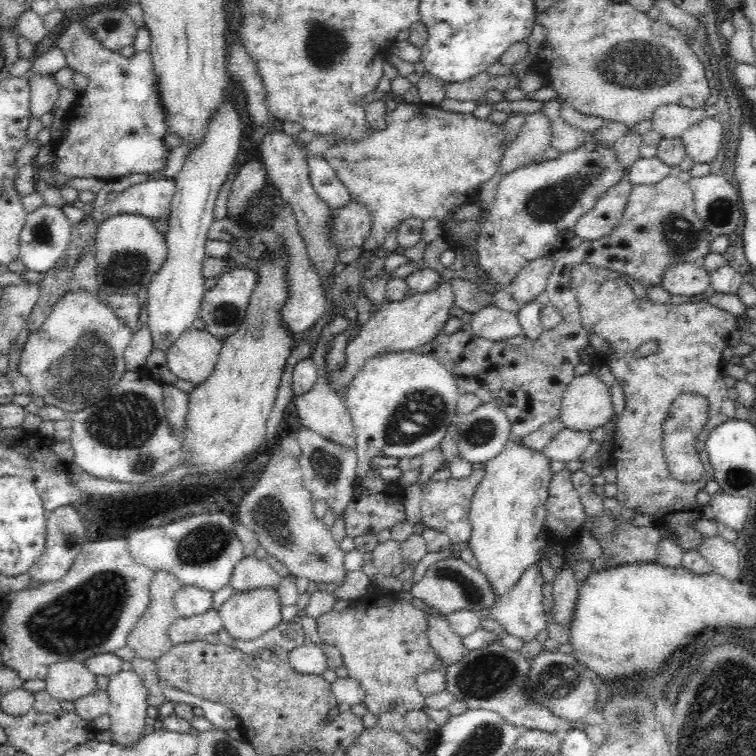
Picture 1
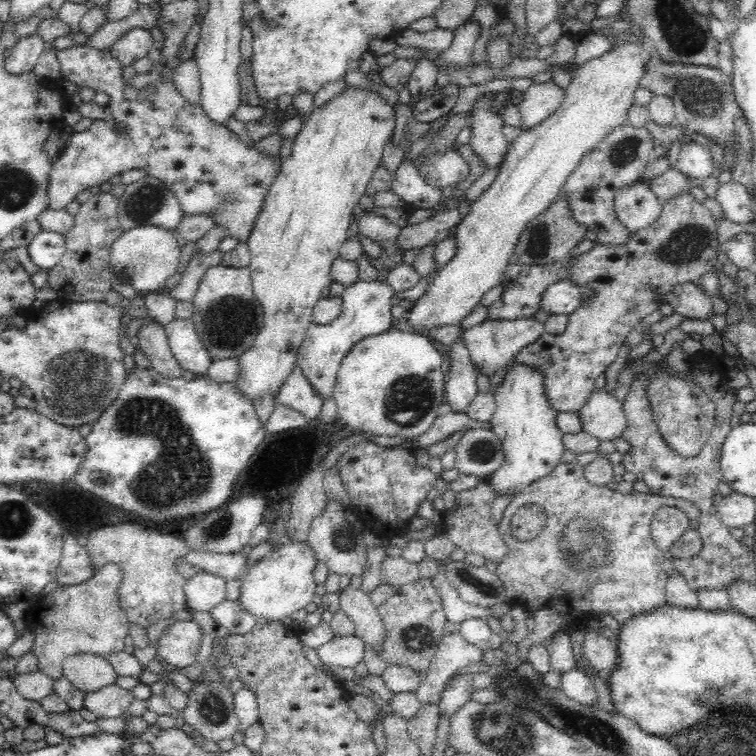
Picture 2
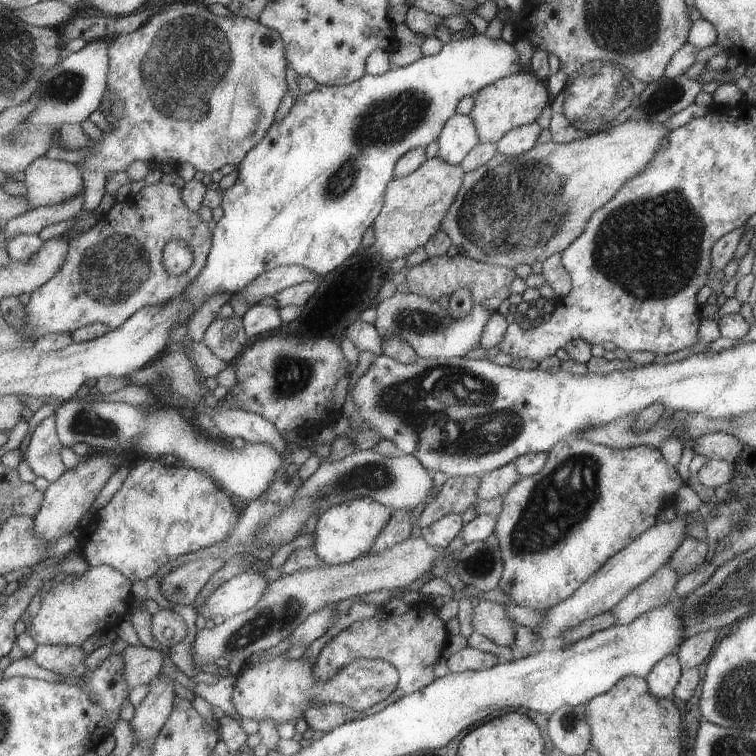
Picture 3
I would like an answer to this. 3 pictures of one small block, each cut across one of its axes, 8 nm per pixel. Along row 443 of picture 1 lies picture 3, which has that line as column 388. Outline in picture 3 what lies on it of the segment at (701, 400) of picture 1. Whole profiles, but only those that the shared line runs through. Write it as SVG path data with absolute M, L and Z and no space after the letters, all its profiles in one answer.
M285 654L276 657L268 657L257 663L244 662L244 666L236 676L236 683L233 689L232 703L237 714L242 719L258 721L272 720L276 726L284 725L290 720L300 719L313 706L323 703L340 704L354 710L364 711L373 705L389 698L399 684L398 670L389 662L381 659L358 658L351 661L346 667L338 670L329 680L317 681L314 675L314 666L308 664L306 657L298 660L289 660Z

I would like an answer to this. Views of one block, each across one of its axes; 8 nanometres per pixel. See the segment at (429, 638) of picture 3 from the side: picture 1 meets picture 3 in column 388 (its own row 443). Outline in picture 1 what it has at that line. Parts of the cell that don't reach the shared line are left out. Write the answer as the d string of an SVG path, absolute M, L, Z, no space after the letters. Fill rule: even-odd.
M578 264L578 266L574 266L574 270L572 270L570 274L572 288L576 291L576 298L578 299L578 304L580 308L581 320L583 323L583 328L589 334L598 335L598 337L604 339L606 343L610 344L612 347L612 353L610 355L606 355L608 366L610 367L610 371L612 371L612 375L614 375L615 381L617 381L622 387L624 394L624 410L622 415L618 417L616 420L613 420L615 417L612 416L612 420L610 420L610 424L606 424L606 426L610 426L611 428L615 428L617 432L618 438L612 445L612 465L617 470L617 484L618 492L615 496L616 500L619 502L619 506L630 508L630 510L639 510L643 514L651 515L651 514L676 514L676 512L694 512L694 510L698 510L698 502L696 501L696 494L699 490L703 490L705 487L705 483L708 480L713 478L713 468L710 464L708 453L706 453L706 439L708 435L716 428L716 426L726 422L727 420L732 420L734 418L734 403L736 400L731 400L728 397L728 388L724 383L723 377L720 376L719 371L720 367L718 364L723 361L722 353L724 349L727 348L727 339L728 334L732 332L734 329L738 328L738 321L736 321L736 317L729 314L724 310L718 309L716 306L710 304L707 300L704 301L690 301L687 303L678 304L678 306L672 304L671 302L665 304L653 303L650 299L642 299L638 298L636 294L632 291L632 287L626 283L624 279L617 272L610 270L608 268L600 268L599 266L592 266L591 264ZM656 341L658 343L658 350L654 352L654 354L650 354L644 357L636 357L636 351L643 344ZM686 393L696 393L700 396L707 397L708 401L708 420L705 422L704 429L700 431L698 435L698 444L696 444L696 449L698 449L698 455L700 455L700 460L702 461L704 472L703 475L697 480L689 483L683 483L676 478L672 477L670 471L668 470L668 463L666 463L666 459L664 458L664 450L662 446L662 438L663 438L663 426L664 420L667 418L668 410L670 410L670 406L672 406L672 402L675 401L675 398L678 398L680 394Z

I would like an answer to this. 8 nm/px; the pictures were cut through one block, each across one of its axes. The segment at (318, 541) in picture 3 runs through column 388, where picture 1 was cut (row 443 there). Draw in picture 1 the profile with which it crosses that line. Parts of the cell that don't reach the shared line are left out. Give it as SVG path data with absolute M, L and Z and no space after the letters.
M508 440L504 449L496 457L485 462L484 478L478 483L471 500L469 510L472 532L469 547L477 562L476 568L486 575L498 598L505 596L522 573L532 563L540 560L545 550L552 554L554 549L547 545L544 537L544 520L546 520L546 502L549 495L551 476L549 458L542 452L536 452L522 446L519 440Z

